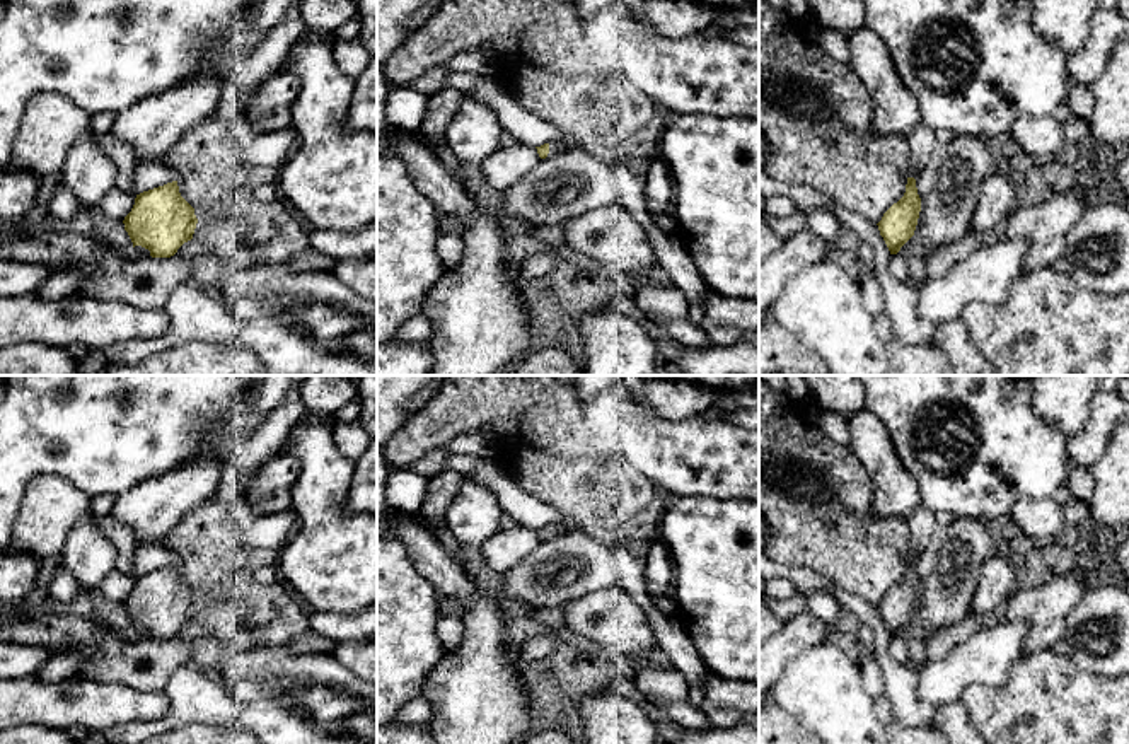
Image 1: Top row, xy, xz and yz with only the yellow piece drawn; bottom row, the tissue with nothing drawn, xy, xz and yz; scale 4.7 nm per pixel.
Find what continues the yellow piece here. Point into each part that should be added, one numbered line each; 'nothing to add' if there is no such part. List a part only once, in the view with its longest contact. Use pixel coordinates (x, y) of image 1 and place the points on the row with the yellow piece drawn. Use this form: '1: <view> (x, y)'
1: xz (556, 147)

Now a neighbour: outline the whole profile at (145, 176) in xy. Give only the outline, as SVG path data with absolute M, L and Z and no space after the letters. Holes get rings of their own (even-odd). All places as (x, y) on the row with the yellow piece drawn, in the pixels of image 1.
M136 164L133 169L133 188L135 193L140 195L143 191L164 186L167 183L177 181L177 172L159 164Z

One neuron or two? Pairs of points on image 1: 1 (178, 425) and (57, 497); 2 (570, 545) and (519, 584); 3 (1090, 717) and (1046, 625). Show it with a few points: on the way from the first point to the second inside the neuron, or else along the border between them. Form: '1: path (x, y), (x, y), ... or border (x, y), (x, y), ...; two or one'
1: border (34, 476), (60, 475), (92, 497); two
2: path (556, 552), (539, 558), (531, 565), (531, 570); one
3: border (1051, 647), (1022, 656); two

